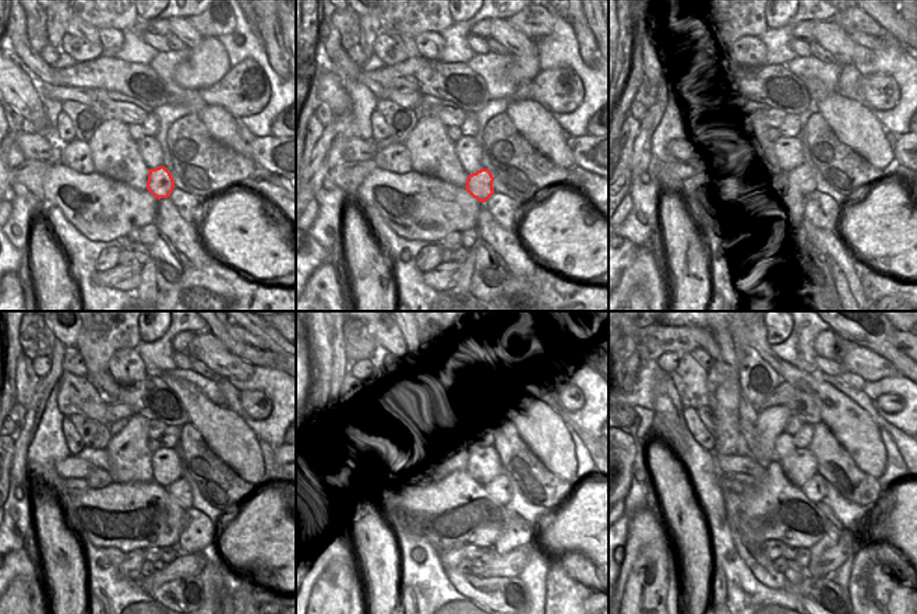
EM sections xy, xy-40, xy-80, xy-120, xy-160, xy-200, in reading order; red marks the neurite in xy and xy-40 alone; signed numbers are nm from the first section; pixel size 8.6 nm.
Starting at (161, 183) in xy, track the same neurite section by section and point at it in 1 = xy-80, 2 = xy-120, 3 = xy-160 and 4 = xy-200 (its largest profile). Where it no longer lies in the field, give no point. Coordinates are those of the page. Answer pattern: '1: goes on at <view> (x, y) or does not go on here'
1: goes on at xy-80 (803, 180)
2: goes on at xy-120 (180, 491)
3: goes on at xy-160 (500, 489)
4: goes on at xy-200 (815, 489)

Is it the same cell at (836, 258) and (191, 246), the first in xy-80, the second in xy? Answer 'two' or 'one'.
one

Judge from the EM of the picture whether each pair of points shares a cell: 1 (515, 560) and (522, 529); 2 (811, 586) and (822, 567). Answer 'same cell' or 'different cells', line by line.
1: different cells
2: different cells

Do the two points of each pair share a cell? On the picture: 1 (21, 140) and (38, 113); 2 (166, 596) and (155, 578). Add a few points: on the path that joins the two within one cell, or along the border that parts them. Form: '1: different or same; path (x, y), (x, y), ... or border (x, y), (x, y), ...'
1: different; border (36, 131), (55, 141)
2: different; border (191, 575), (165, 581), (150, 595)

